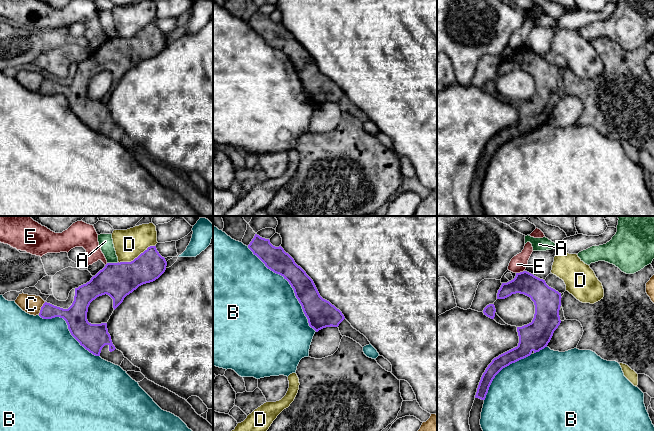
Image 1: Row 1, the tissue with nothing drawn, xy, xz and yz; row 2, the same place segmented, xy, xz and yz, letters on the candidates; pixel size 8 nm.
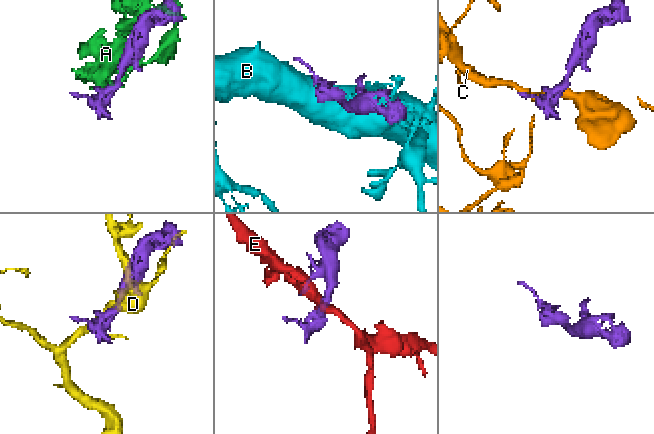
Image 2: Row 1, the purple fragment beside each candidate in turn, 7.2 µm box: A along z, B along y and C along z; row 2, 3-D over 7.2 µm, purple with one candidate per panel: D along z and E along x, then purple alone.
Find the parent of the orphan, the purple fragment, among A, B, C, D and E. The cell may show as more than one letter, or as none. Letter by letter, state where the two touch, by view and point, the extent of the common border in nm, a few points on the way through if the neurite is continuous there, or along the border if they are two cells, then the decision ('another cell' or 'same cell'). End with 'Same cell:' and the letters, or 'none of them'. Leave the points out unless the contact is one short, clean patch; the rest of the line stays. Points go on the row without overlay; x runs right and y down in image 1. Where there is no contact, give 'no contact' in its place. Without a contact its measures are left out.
A: meets purple in xy at (112, 39); contact 100 nm long; another cell
B: meets purple in xz at (291, 62); contact 900 nm long; another cell
C: meets purple in xy at (41, 84); contact 120 nm long; another cell
D: meets purple in xy at (137, 33); contact 320 nm long; another cell
E: meets purple in yz at (520, 48); contact 80 nm long; border along yz (524, 46), (516, 49); another cell
Same cell: none of them

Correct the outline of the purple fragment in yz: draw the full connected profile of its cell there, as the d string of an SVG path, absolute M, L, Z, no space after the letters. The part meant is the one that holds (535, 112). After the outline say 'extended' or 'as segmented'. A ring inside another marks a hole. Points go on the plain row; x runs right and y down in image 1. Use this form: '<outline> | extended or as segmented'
M527 47L516 49L513 56L502 59L497 75L505 75L516 69L524 70L534 78L534 94L531 99L517 103L518 122L494 134L481 153L469 193L474 216L486 216L480 195L484 176L495 152L510 140L547 123L554 107L561 99L559 92L561 69L549 63L545 56Z | extended

